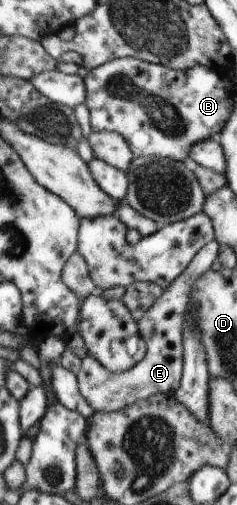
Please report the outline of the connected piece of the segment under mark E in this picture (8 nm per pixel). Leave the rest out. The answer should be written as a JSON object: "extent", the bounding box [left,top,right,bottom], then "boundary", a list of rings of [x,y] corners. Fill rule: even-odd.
{"extent":[77,240,219,412],"boundary":[[[213,240],[200,249],[189,267],[166,289],[164,294],[138,321],[140,336],[147,346],[145,357],[137,365],[124,372],[112,372],[88,355],[82,360],[77,375],[78,386],[87,403],[98,412],[114,412],[125,409],[139,400],[170,394],[178,390],[183,375],[183,323],[185,305],[189,301],[191,285],[197,278],[210,270],[216,261],[219,244]]]}

